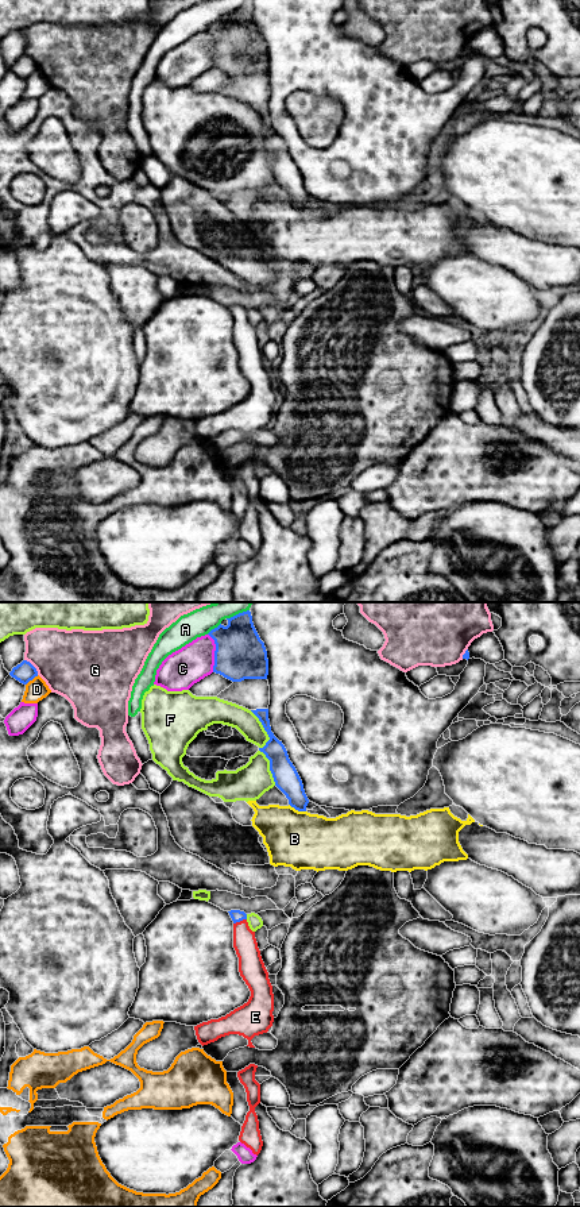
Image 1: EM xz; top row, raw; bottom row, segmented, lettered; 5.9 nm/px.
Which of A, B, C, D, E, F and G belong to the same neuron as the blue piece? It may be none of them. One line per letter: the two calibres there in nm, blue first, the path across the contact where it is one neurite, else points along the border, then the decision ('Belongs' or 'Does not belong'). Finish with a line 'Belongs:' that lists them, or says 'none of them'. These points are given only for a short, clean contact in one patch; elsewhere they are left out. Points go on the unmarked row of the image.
A: Thickness 300 nm (blue) against 160 nm. Does not belong
B: Thickness 150 nm (blue) against 340 nm. Does not belong
C: Thickness 300 nm (blue) against 220 nm. Does not belong
D: Thickness 120 nm (blue) against 130 nm. Does not belong
E: Thickness 70 nm (blue) against 140 nm. Path across: xz (236, 311), (239, 316), (250, 357). Belongs
F: Thickness 150 nm (blue) against 220 nm. Does not belong
G: Thickness 120 nm (blue) against 400 nm. Does not belong
Belongs: E

